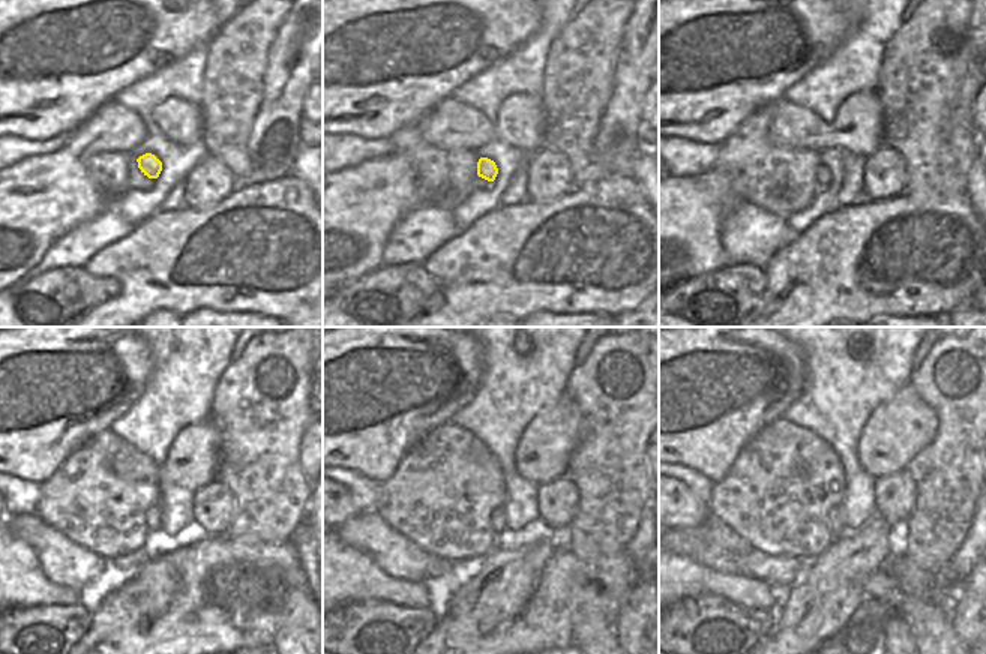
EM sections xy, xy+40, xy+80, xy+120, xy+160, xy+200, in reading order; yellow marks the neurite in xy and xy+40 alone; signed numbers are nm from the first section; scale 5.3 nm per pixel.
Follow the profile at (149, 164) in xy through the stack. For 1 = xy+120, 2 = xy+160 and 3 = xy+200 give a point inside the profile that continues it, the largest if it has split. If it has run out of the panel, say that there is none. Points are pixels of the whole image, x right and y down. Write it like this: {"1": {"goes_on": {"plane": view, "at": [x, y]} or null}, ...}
{"1": {"goes_on": {"plane": "xy+120", "at": [153, 515]}}, "2": {"goes_on": {"plane": "xy+160", "at": [497, 518]}}, "3": {"goes_on": {"plane": "xy+200", "at": [836, 524]}}}

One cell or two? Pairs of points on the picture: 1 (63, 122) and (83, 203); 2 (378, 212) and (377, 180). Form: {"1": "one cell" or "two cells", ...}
{"1": "two cells", "2": "one cell"}

